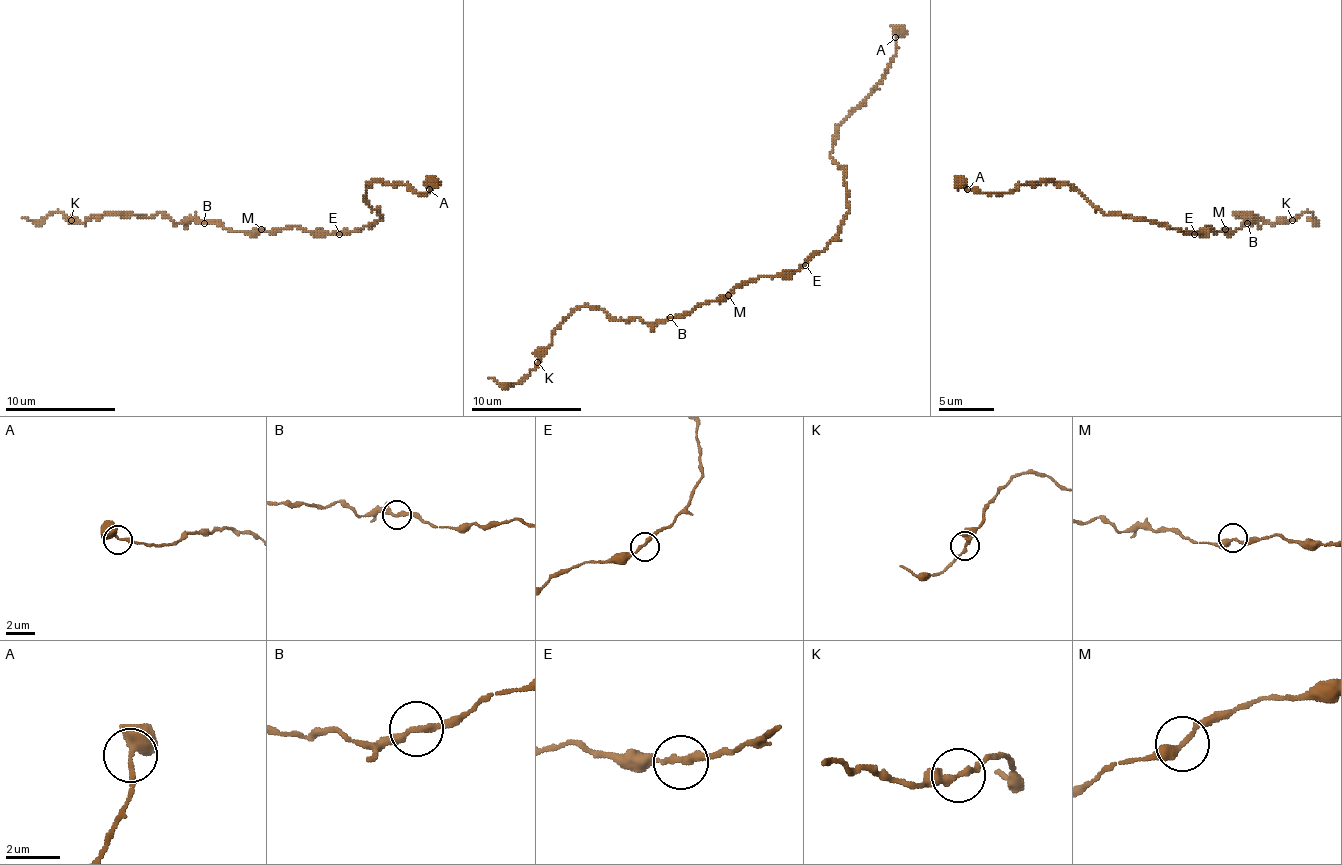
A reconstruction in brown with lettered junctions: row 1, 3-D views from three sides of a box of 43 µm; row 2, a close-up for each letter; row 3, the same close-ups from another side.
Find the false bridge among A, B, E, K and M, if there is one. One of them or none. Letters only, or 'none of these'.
none of these

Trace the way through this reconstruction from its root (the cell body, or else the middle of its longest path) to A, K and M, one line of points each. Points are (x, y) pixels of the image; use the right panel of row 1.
A: (1205, 226), (1186, 234), (1128, 215), (1104, 215), (1068, 184), (1051, 182), (1007, 193), (966, 190)
K: (1205, 226), (1236, 231), (1252, 223), (1247, 220), (1250, 212), (1247, 218), (1236, 215), (1266, 223), (1291, 220)
M: (1205, 226), (1217, 231), (1225, 229)

